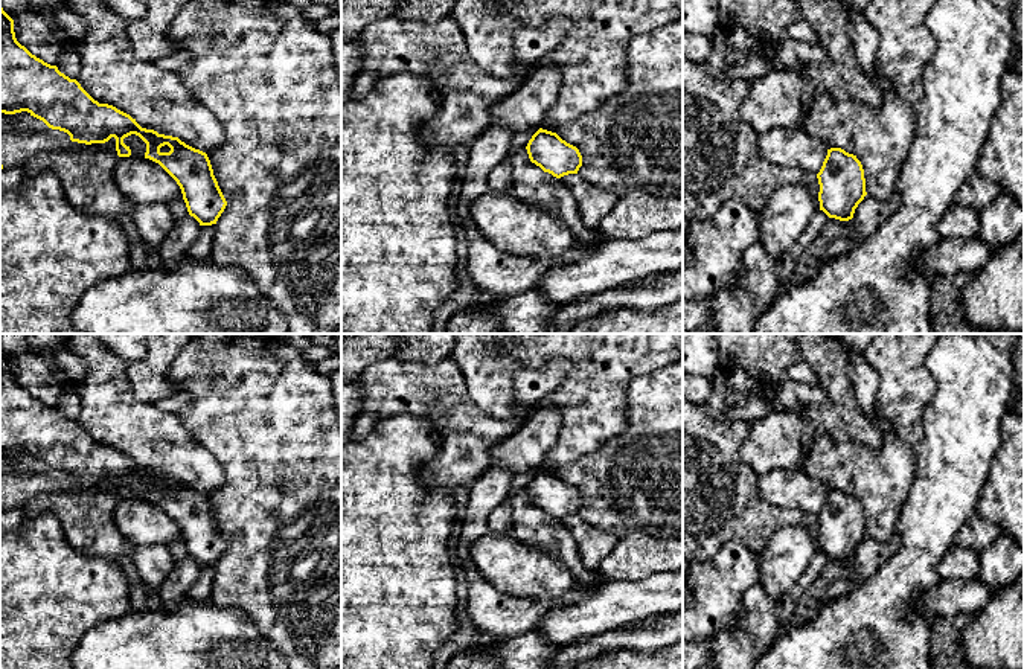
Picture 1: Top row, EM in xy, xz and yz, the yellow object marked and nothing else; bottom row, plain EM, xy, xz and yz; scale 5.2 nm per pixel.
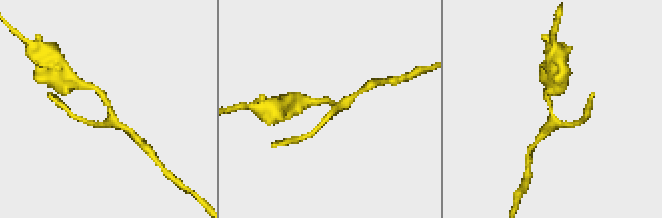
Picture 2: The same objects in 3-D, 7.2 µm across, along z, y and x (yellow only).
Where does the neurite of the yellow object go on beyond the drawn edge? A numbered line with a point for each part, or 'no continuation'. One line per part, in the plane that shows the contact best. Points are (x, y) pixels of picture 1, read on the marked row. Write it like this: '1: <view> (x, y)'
no continuation

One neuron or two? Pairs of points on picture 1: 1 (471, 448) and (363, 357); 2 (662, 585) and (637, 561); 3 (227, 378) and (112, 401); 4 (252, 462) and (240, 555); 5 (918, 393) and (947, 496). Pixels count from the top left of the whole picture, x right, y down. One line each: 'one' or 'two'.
1: two
2: two
3: two
4: one
5: two

